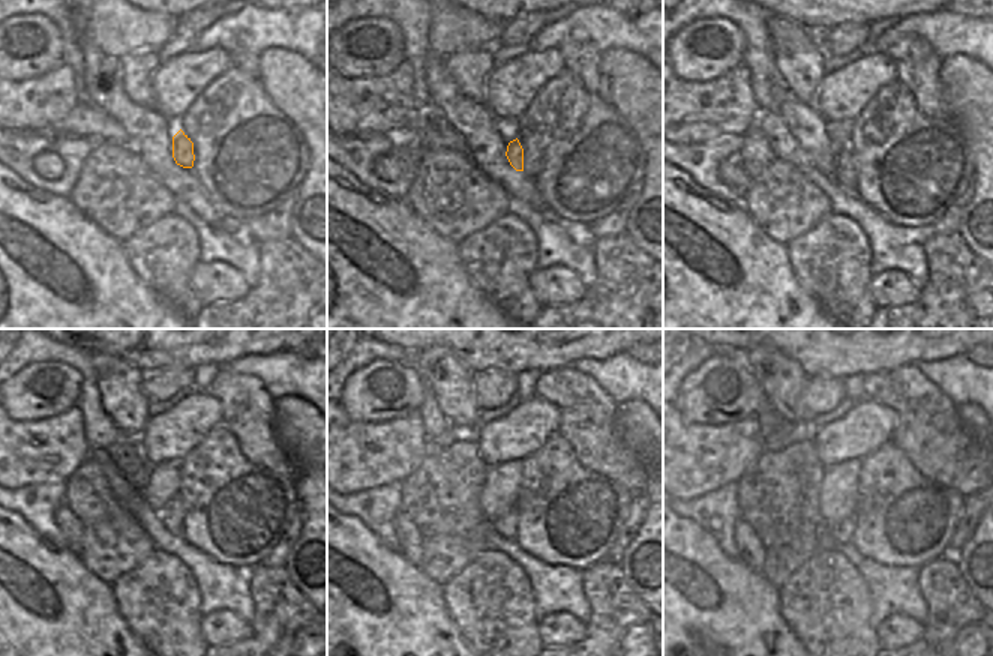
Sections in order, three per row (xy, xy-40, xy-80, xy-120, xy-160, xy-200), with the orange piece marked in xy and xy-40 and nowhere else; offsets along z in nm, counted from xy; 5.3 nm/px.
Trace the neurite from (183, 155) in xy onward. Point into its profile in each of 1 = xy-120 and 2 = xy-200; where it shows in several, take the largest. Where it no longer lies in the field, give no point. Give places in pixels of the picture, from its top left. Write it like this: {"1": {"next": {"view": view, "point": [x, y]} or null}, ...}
{"1": {"next": {"view": "xy-120", "point": [173, 515]}}, "2": {"next": {"view": "xy-200", "point": [842, 532]}}}

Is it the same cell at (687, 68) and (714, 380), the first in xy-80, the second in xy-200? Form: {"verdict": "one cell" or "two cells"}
{"verdict": "one cell"}

